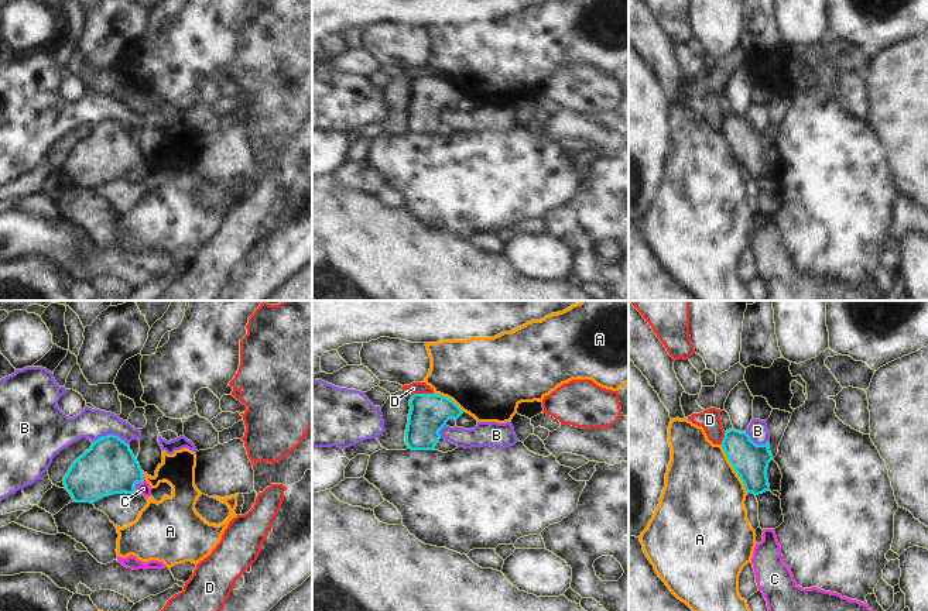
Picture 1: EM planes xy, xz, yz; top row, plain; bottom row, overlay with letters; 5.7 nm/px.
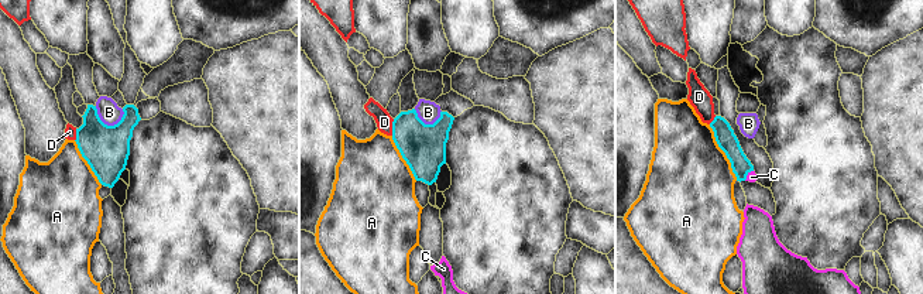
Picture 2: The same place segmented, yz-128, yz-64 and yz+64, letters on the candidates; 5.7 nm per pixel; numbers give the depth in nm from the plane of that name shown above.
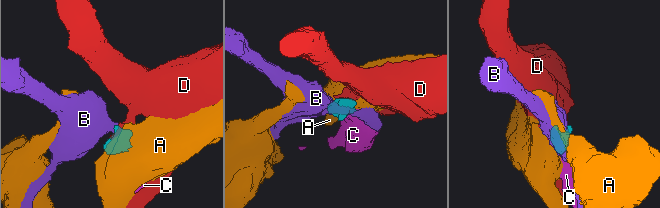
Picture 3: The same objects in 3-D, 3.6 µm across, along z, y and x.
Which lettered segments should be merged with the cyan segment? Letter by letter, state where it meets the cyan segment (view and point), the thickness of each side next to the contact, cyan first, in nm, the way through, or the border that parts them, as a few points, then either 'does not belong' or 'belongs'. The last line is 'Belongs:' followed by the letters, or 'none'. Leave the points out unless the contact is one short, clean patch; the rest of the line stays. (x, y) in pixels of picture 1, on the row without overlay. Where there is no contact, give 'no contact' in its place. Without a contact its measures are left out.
A: meets cyan in yz at (733, 151); 200 nm thick on the cyan side, 460 nm on the other; border along yz (721, 129), (747, 175); does not belong
B: meets cyan in xy at (110, 119); 300 nm thick on the cyan side, 170 nm on the other; border along xy (93, 124), (108, 119), (117, 119), (127, 129); does not belong
C: meets cyan in xy at (137, 165); 300 nm thick on the cyan side, 80 nm on the other; runs through xy (109, 151), (137, 165), (143, 172); belongs
D: meets cyan in xz at (423, 78); 220 nm thick on the cyan side, 70 nm on the other; border along xz (434, 76), (415, 76), (413, 79); does not belong
Belongs: C

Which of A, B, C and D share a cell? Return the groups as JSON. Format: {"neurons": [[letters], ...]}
{"neurons": [["A"], ["B"], ["C"], ["D"]]}

